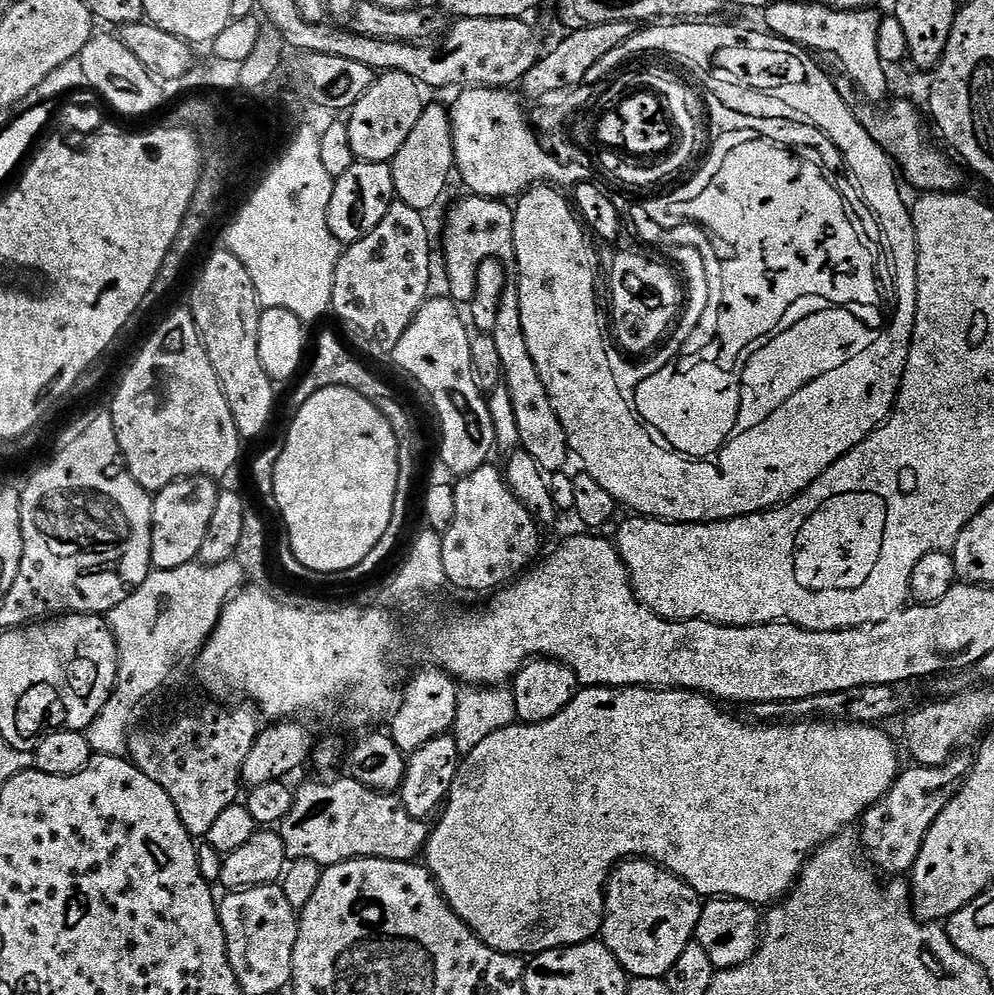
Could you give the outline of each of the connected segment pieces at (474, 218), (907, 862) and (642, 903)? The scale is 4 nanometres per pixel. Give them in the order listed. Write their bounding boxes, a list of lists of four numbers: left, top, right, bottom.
[[444,194,516,306],[858,750,973,878],[602,858,704,978]]

